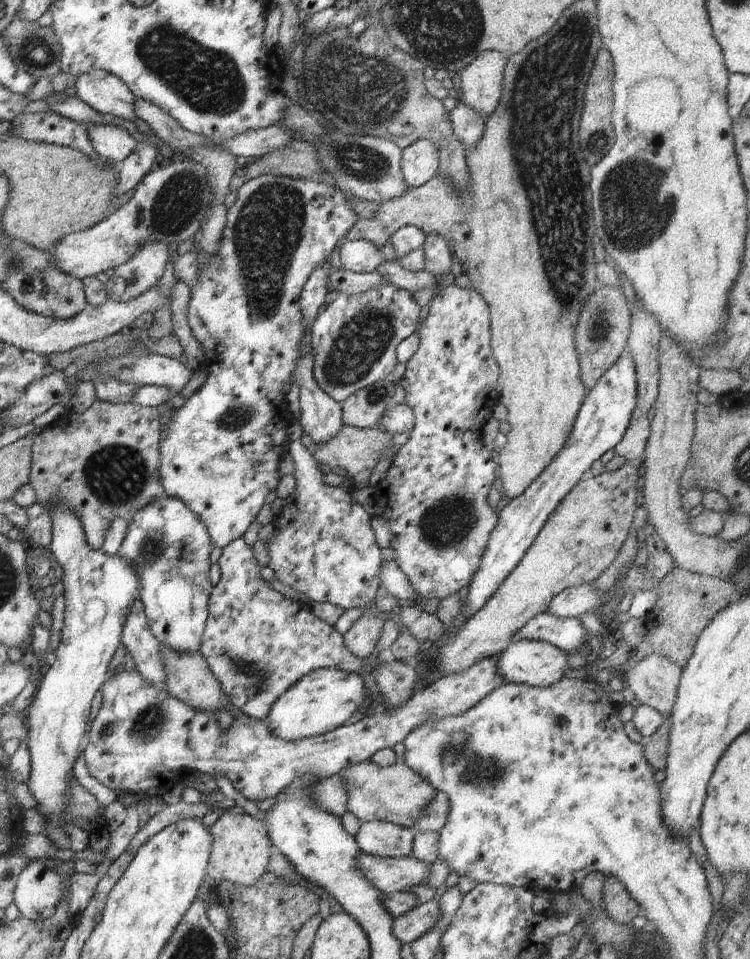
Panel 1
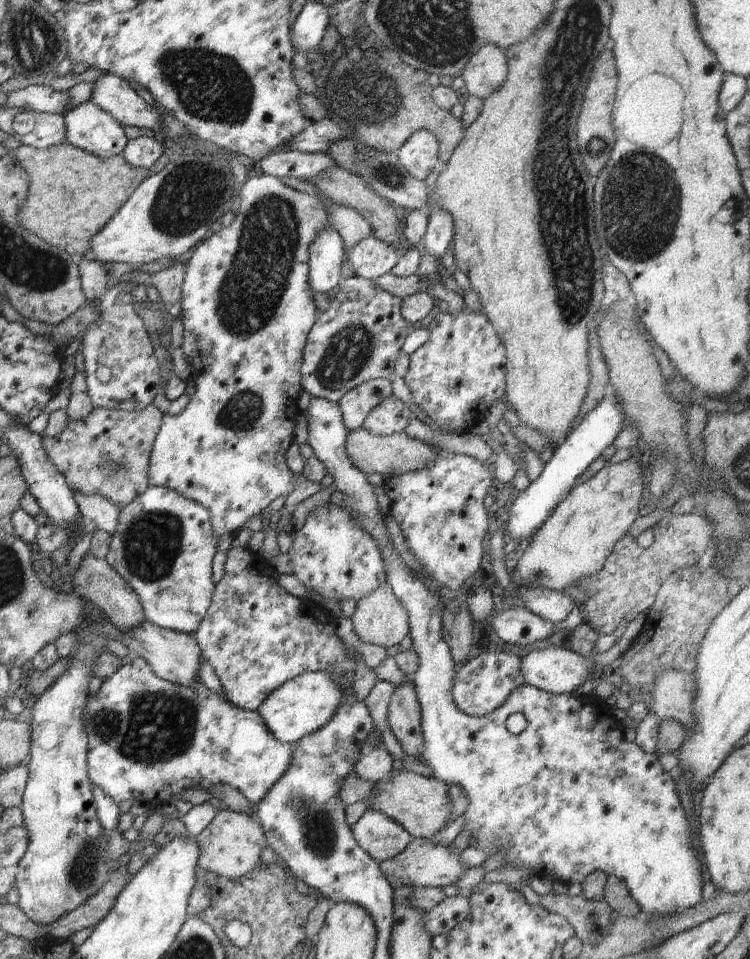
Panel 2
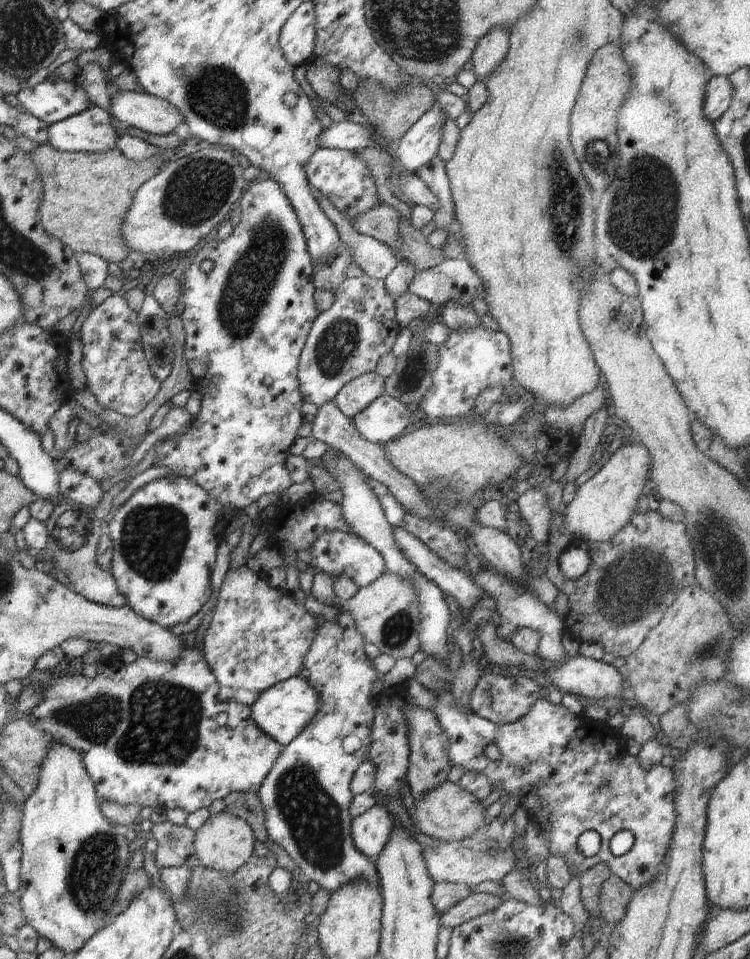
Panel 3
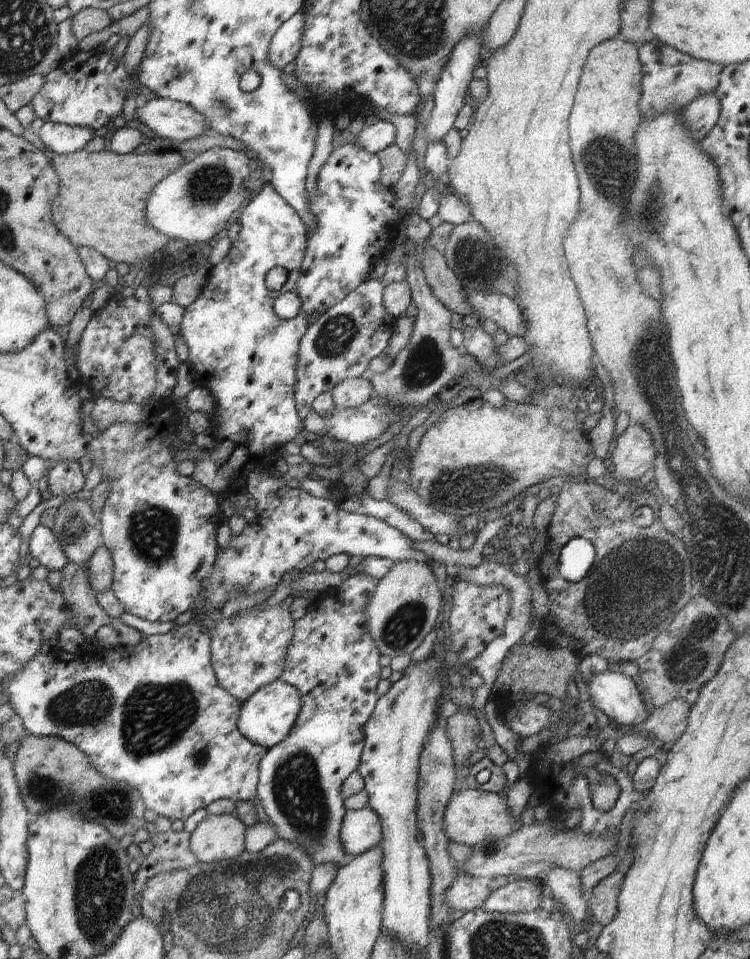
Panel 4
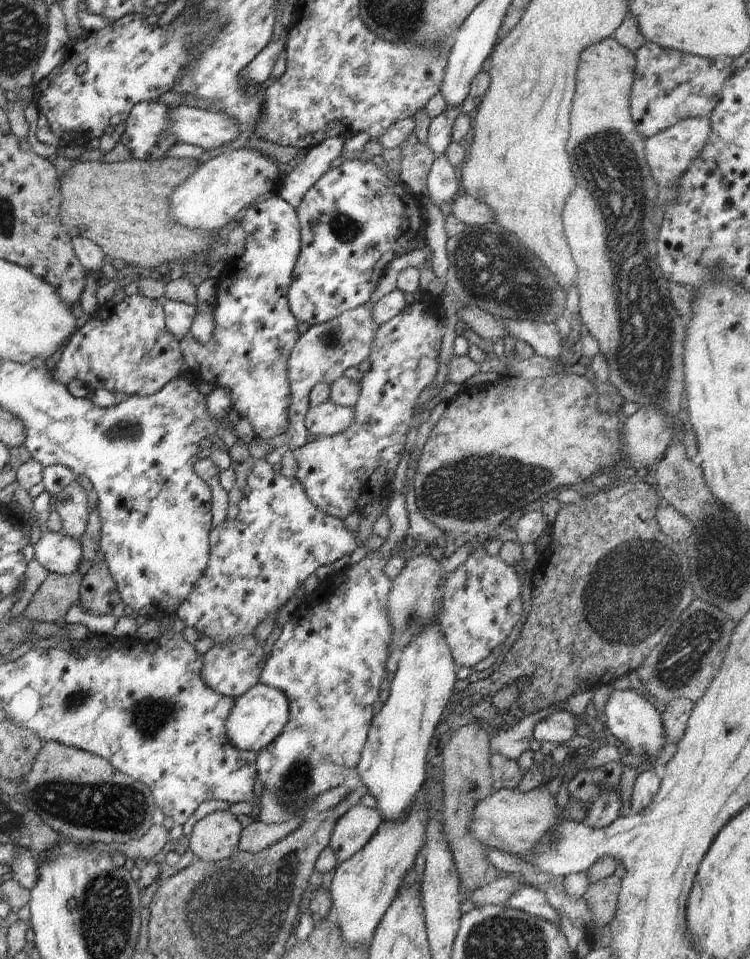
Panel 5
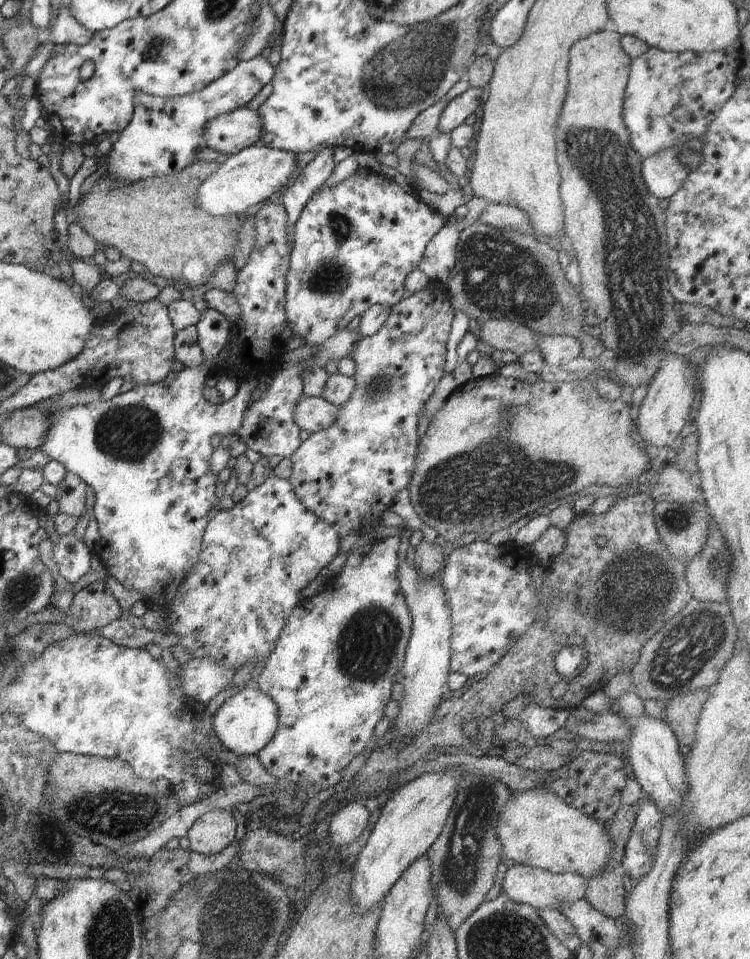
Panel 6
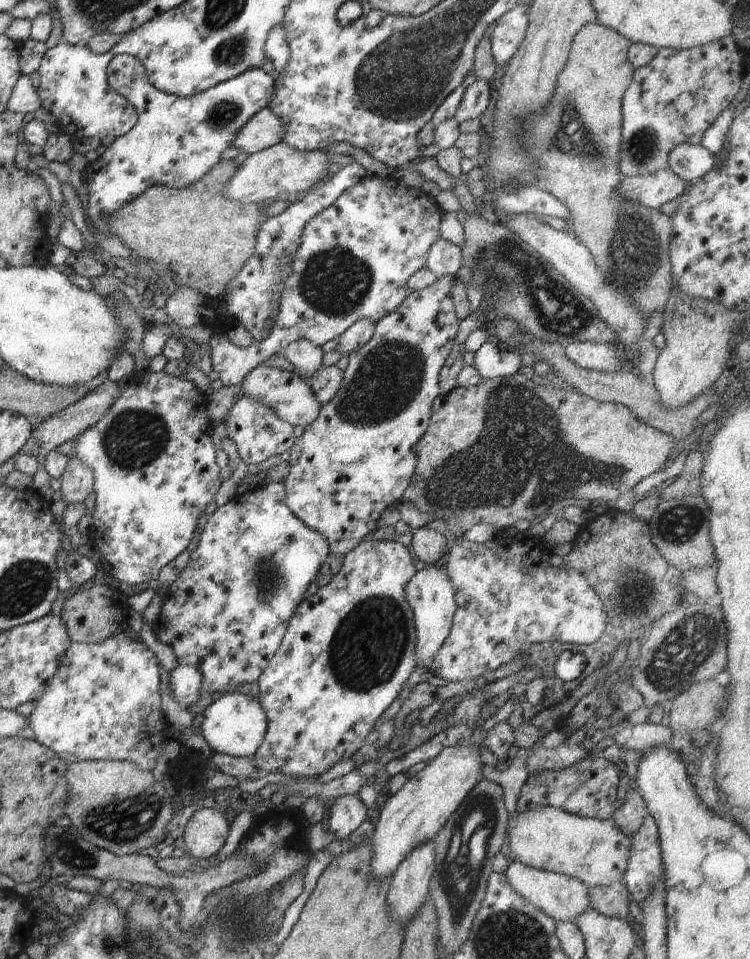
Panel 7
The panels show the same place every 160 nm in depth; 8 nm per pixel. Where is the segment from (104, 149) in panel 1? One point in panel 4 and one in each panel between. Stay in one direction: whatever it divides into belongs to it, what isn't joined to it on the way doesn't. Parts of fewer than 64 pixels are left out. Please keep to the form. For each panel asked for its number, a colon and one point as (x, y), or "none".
2: (88, 127)
3: (90, 131)
4: (63, 139)

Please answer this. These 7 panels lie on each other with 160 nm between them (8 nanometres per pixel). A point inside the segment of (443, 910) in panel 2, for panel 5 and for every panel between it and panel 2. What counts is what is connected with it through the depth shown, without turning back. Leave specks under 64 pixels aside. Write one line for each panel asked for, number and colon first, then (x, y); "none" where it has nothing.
3: (476, 904)
4: (524, 896)
5: (529, 899)

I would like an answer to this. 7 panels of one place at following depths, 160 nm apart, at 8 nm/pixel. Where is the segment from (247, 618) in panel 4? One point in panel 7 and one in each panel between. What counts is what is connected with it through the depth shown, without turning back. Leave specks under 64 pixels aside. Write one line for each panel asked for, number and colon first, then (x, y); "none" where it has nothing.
5: (231, 669)
6: (203, 679)
7: (185, 682)

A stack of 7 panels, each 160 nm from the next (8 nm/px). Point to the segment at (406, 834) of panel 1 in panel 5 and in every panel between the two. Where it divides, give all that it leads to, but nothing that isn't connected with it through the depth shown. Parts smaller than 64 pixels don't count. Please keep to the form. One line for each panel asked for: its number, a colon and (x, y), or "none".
2: (381, 838)
3: (370, 831)
4: (360, 830)
5: (352, 832)

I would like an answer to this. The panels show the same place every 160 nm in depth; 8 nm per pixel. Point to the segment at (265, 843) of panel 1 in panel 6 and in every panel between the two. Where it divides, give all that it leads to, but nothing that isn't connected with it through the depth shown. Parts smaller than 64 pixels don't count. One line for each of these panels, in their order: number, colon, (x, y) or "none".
2: (231, 846)
3: (224, 842)
4: (218, 837)
5: (216, 837)
6: (210, 834)

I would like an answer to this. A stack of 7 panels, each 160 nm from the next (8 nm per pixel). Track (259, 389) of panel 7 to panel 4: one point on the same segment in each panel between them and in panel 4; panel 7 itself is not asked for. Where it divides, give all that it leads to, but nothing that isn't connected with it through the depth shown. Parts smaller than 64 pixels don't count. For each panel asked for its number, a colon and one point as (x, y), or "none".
4: (356, 425)
5: (328, 419)
6: (311, 414)

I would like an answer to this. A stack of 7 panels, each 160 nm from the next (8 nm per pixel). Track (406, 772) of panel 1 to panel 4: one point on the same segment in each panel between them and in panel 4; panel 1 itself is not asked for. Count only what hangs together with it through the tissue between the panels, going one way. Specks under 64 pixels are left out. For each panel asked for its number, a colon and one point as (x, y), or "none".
2: (422, 805)
3: (448, 813)
4: (472, 816)

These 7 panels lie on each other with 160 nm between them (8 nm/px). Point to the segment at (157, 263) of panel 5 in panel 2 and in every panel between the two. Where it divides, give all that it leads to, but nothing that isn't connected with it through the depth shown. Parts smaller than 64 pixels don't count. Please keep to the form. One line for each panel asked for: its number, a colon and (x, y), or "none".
2: (72, 194)
3: (86, 196)
4: (102, 198)

